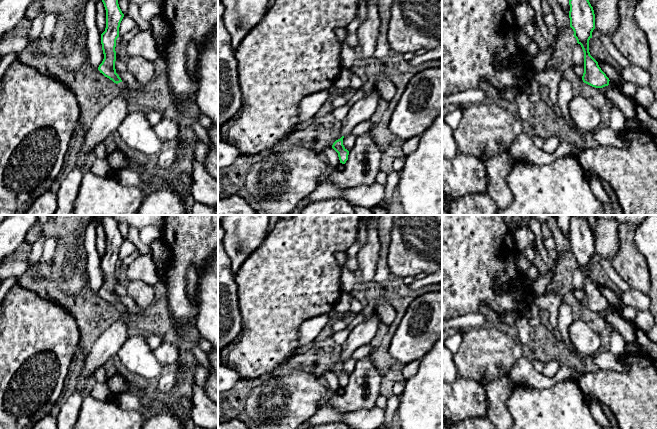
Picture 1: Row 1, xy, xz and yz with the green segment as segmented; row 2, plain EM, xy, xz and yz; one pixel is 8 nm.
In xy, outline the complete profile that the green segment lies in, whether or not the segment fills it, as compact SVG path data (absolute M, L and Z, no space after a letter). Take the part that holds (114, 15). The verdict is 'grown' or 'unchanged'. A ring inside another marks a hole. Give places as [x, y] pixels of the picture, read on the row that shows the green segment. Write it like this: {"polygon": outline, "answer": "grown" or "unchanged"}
{"polygon": "M102 0L106 10L106 28L101 34L101 44L104 59L98 70L105 77L116 83L122 94L107 104L91 122L86 131L84 143L77 154L76 167L69 172L57 194L57 208L53 215L72 215L74 202L79 193L83 171L81 167L86 162L87 156L94 151L98 143L104 141L111 133L117 131L120 124L128 115L129 96L127 84L116 73L116 40L119 37L120 23L124 17L118 0Z", "answer": "grown"}

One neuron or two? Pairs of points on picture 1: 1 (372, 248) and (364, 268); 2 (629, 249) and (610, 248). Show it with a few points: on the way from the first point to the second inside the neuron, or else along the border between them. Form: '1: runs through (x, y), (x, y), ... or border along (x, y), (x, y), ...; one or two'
1: runs through (369, 253), (367, 263); one
2: border along (619, 225), (618, 251), (610, 262); two

